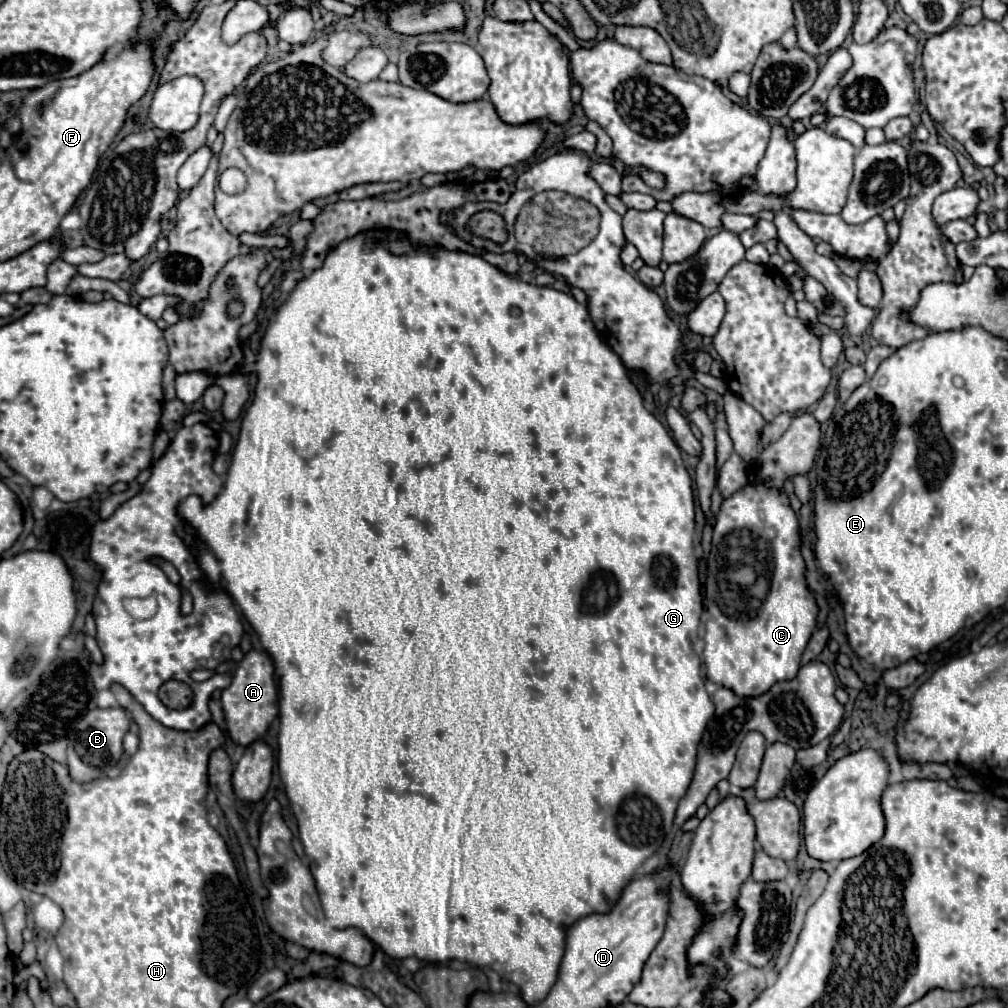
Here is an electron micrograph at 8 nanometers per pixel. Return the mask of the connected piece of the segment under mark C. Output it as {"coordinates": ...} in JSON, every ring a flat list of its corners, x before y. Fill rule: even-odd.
{"coordinates":[[750,482,722,502,708,558,706,612,710,614,710,620,706,622,702,656,708,680,732,690,736,696,756,698,766,694,776,682,796,678,800,658,816,626,818,606,804,580,798,518,792,512,786,494]]}

